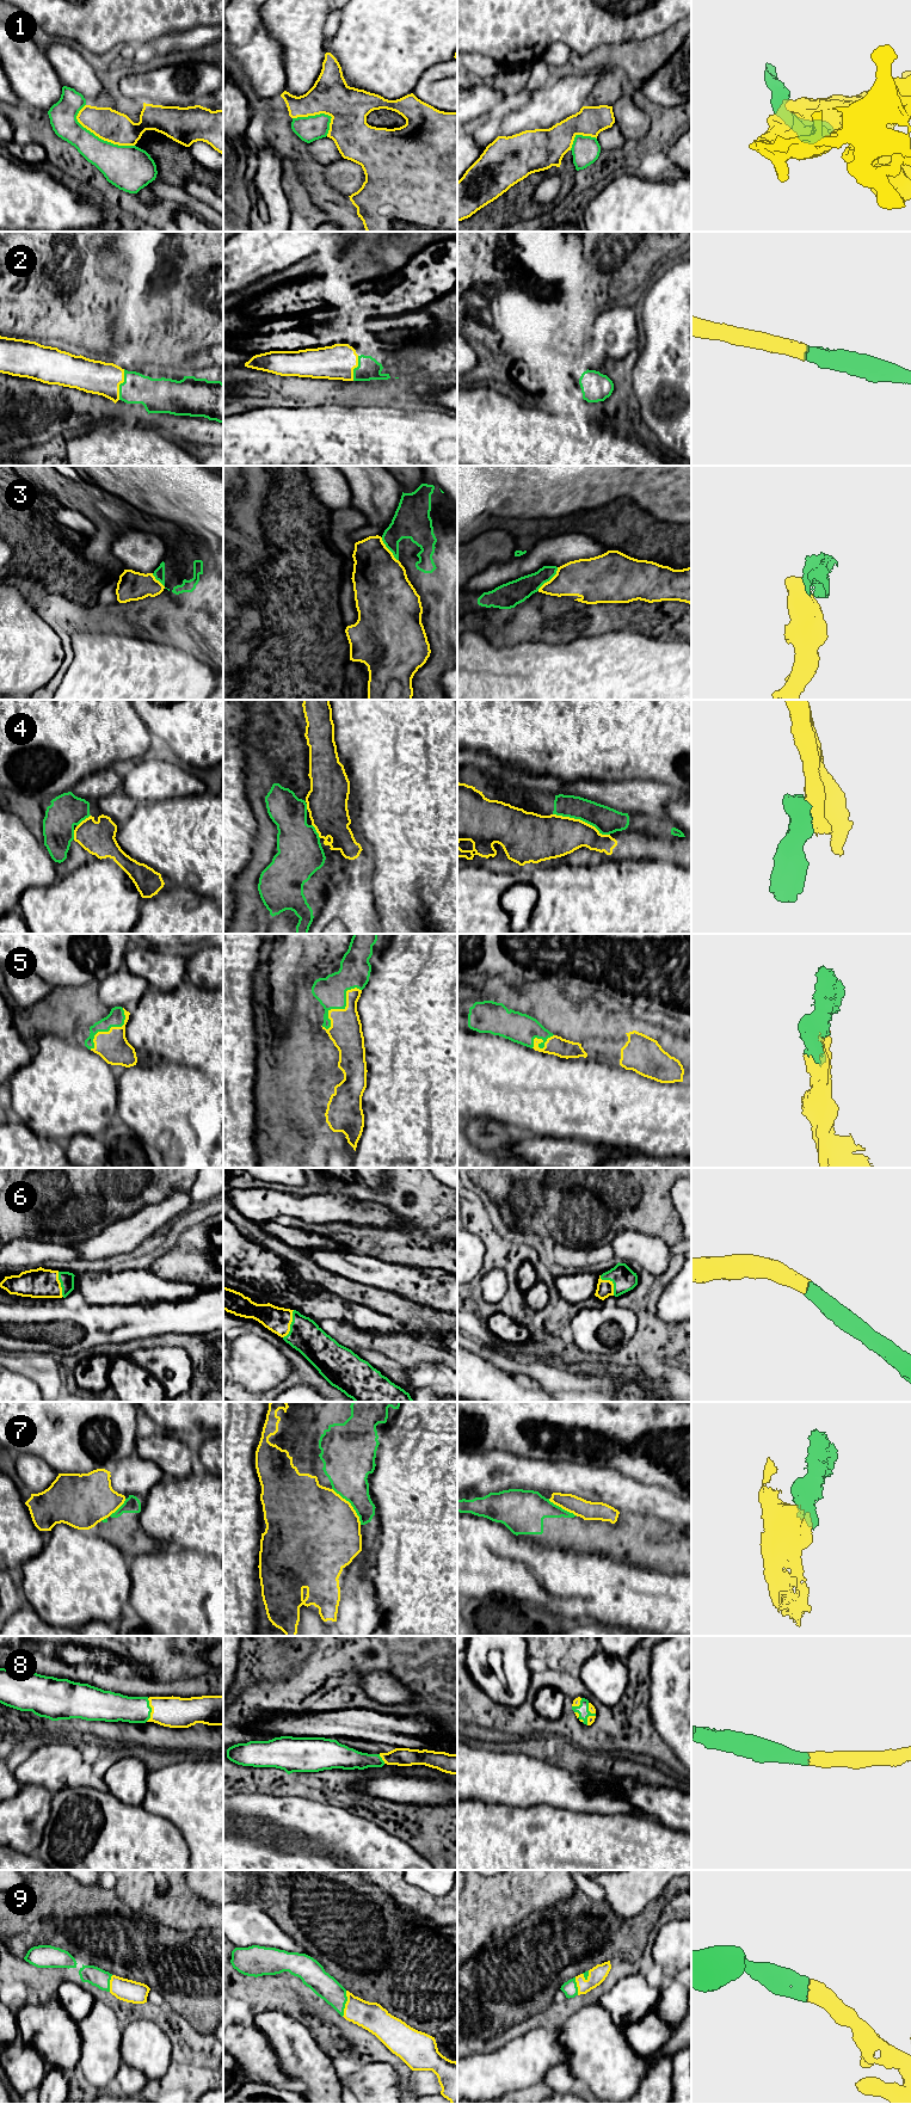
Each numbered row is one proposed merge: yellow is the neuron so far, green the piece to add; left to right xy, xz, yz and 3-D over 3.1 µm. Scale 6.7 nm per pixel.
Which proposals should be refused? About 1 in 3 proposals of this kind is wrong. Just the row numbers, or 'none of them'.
3, 4, 7

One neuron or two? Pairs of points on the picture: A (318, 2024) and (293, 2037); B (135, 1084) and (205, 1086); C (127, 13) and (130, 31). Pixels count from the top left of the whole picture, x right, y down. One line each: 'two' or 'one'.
A: two
B: one
C: one

